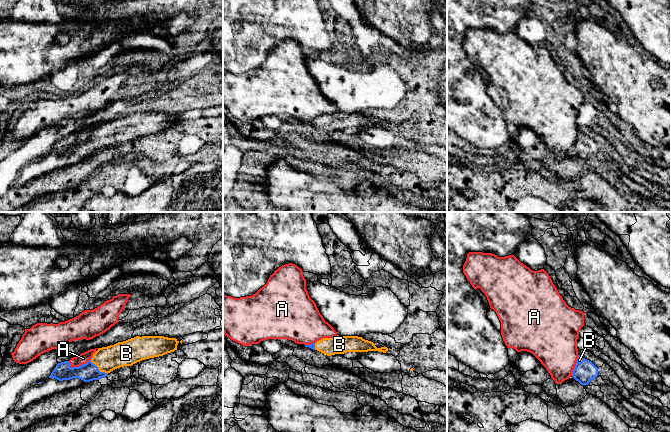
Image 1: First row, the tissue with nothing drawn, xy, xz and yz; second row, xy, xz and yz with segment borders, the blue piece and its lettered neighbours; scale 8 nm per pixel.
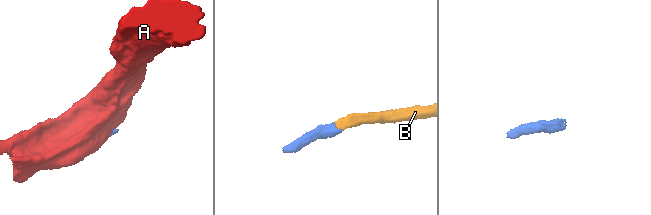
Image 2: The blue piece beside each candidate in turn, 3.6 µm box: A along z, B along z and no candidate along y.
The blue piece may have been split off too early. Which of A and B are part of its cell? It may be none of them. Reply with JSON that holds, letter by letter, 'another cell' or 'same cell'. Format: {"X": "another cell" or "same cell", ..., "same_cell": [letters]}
{"A": "another cell", "B": "same cell", "same_cell": ["B"]}

